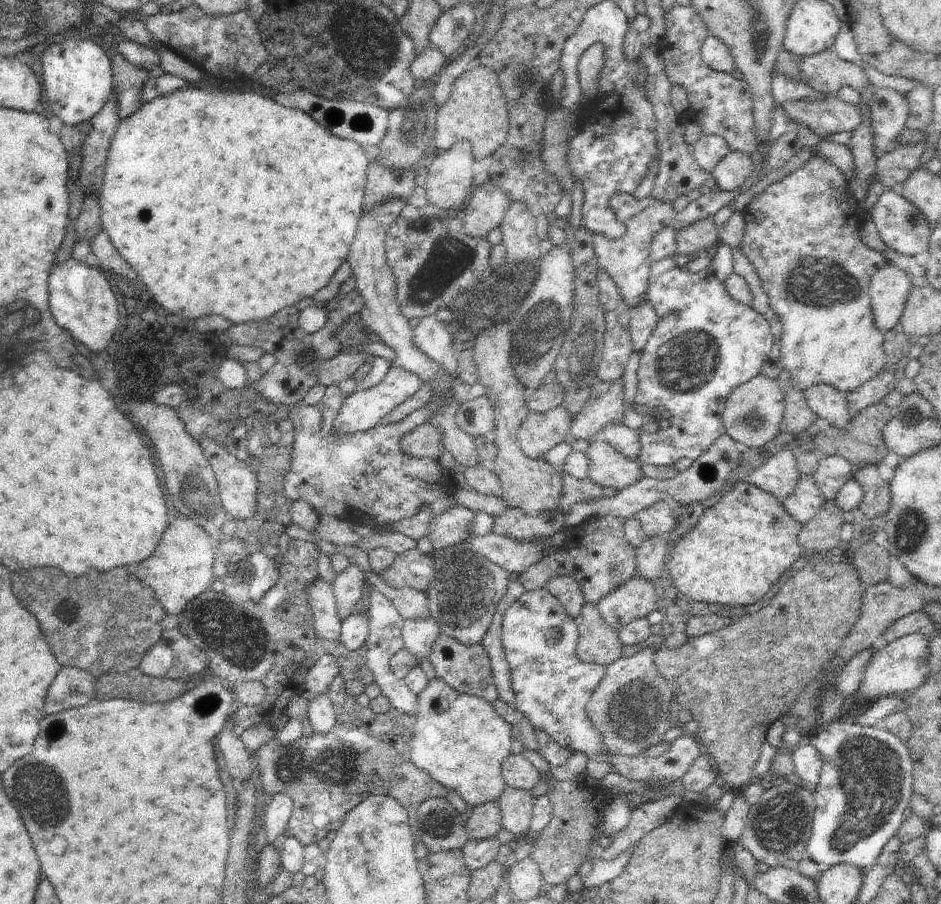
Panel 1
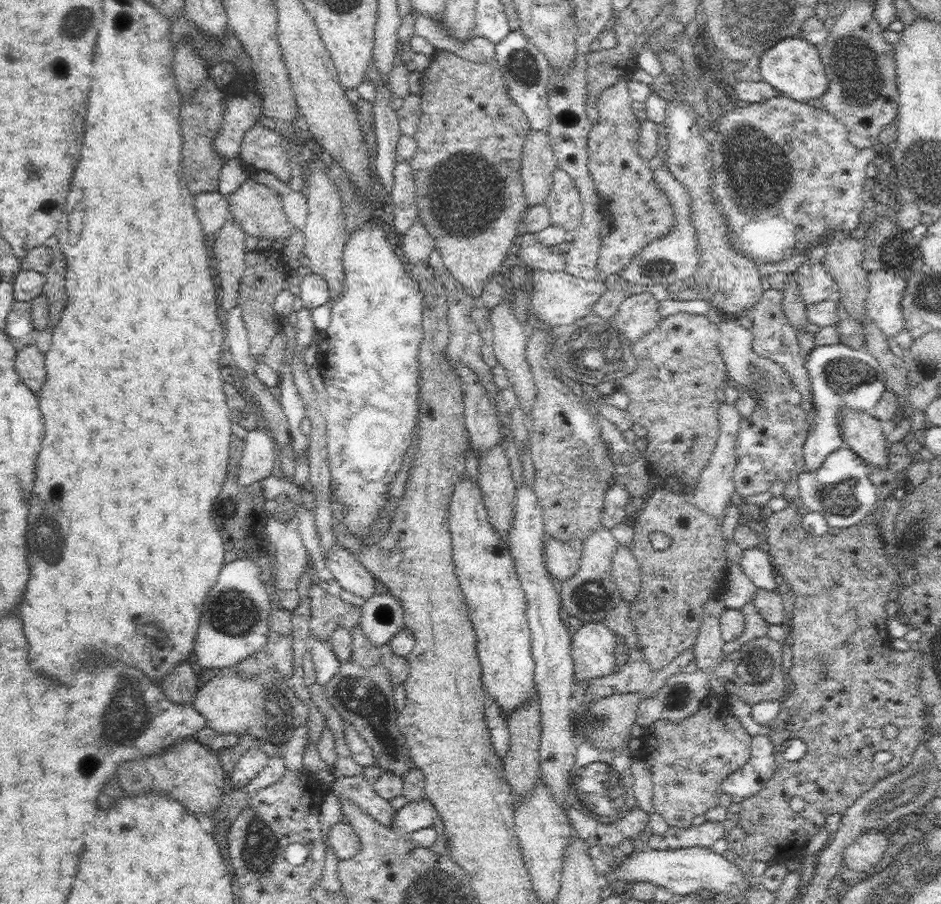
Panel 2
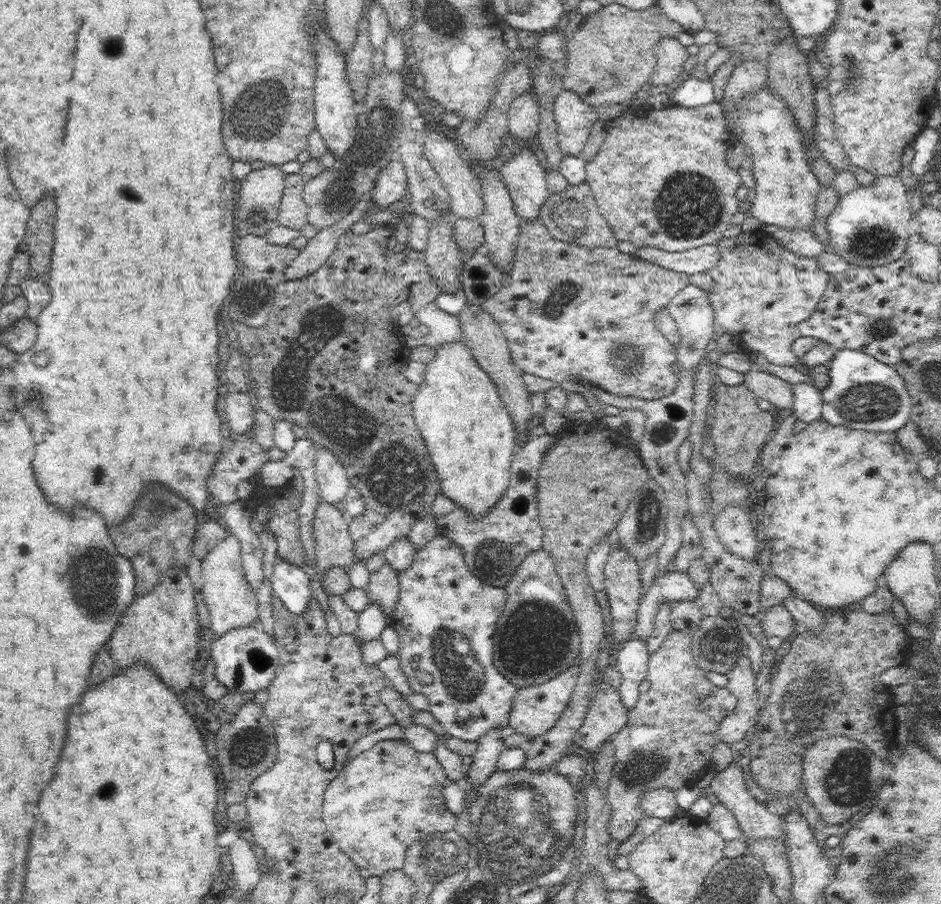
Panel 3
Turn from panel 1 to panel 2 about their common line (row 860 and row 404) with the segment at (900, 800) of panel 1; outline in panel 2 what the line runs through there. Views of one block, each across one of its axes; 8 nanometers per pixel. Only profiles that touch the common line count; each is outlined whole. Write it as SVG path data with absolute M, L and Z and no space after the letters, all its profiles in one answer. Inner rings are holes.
M840 342L814 347L805 360L805 368L813 390L817 417L807 434L803 457L807 471L816 472L833 450L844 445L839 426L841 410L854 409L873 413L880 395L886 390L885 374L877 360L865 348L852 348Z

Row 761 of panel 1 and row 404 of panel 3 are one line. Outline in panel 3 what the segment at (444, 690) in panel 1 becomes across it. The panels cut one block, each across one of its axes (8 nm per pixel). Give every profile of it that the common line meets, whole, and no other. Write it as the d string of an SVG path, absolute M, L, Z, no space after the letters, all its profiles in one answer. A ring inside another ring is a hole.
M460 341L442 343L436 356L425 365L424 381L420 391L412 399L413 417L426 443L430 458L434 463L442 493L452 499L456 506L466 509L472 518L480 519L490 514L490 509L498 503L509 485L512 461L515 455L516 431L508 407L498 394L496 383L478 365L468 345Z

